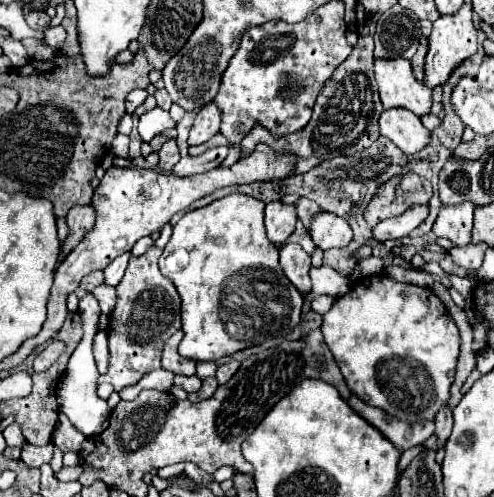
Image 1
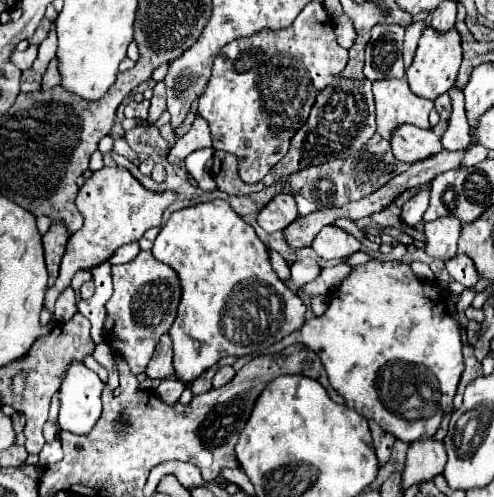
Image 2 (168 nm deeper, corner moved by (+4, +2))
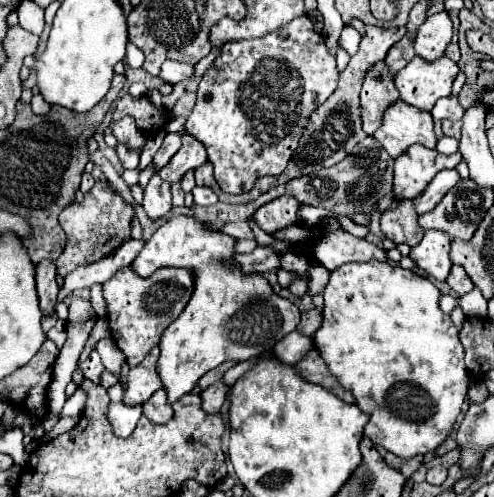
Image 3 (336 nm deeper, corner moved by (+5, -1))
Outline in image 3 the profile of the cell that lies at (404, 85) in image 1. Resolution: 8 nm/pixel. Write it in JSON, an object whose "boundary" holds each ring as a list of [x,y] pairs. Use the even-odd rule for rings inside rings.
{"boundary":[[[403,101],[393,103],[385,111],[383,125],[377,129],[375,139],[393,159],[397,159],[401,153],[405,153],[405,149],[415,143],[429,149],[435,149],[437,145],[431,113],[409,107]]]}

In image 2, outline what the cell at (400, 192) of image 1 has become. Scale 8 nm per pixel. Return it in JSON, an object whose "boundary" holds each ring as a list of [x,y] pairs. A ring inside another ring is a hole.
{"boundary":[[[414,188],[414,190],[406,190],[406,192],[402,192],[402,194],[398,196],[398,200],[394,200],[394,204],[390,204],[388,208],[384,208],[382,212],[372,214],[370,218],[372,218],[378,226],[394,226],[394,228],[402,228],[402,230],[406,230],[410,236],[414,236],[414,238],[422,238],[416,230],[412,230],[412,228],[404,228],[402,222],[400,222],[400,208],[402,208],[402,204],[404,204],[410,196],[414,196],[418,190],[420,190],[420,188]]]}

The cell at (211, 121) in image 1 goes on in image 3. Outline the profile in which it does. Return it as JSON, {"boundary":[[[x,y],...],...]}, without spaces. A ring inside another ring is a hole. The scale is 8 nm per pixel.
{"boundary":[[[183,135],[183,145],[181,149],[173,155],[173,159],[169,161],[169,165],[165,165],[159,175],[161,179],[165,179],[167,183],[177,183],[181,181],[181,177],[187,173],[187,171],[193,171],[197,169],[199,165],[203,165],[207,161],[207,151],[205,147],[193,139],[191,135]]]}

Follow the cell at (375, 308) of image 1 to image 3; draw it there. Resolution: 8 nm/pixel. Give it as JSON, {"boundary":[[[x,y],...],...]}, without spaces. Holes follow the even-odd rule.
{"boundary":[[[381,261],[347,263],[331,273],[323,293],[323,325],[311,339],[341,387],[351,391],[357,407],[369,415],[365,435],[375,445],[405,459],[427,455],[443,445],[455,429],[469,389],[463,345],[451,317],[439,309],[439,297],[439,289],[429,279],[421,279],[403,267]]]}

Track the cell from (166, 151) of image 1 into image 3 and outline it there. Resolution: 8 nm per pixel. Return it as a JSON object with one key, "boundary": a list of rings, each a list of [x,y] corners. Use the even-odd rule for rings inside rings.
{"boundary":[[[153,175],[143,195],[143,209],[151,221],[165,217],[171,211],[171,185],[159,175]]]}

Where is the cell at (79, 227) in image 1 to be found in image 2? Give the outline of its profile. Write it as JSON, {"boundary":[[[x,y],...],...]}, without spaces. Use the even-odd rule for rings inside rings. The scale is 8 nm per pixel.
{"boundary":[[[52,224],[48,234],[42,236],[42,244],[44,244],[44,256],[46,256],[46,266],[48,266],[48,286],[54,284],[56,276],[58,276],[58,268],[60,268],[60,260],[64,256],[66,244],[70,240],[70,232],[66,228],[66,224]]]}

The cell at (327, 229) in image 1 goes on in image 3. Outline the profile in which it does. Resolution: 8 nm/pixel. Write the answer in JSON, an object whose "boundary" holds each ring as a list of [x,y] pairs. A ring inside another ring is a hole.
{"boundary":[[[341,229],[327,231],[319,243],[315,245],[315,259],[329,271],[345,265],[345,263],[361,263],[361,261],[387,261],[387,251],[377,247],[365,239],[357,239]]]}

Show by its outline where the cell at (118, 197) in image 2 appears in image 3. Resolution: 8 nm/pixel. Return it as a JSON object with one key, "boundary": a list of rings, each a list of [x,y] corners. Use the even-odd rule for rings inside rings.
{"boundary":[[[107,181],[95,183],[89,193],[85,193],[85,199],[81,203],[69,205],[65,211],[59,215],[59,223],[67,235],[67,245],[59,259],[55,261],[57,273],[65,277],[79,265],[89,265],[95,263],[103,257],[107,257],[111,251],[115,251],[123,239],[131,235],[131,221],[133,221],[135,209],[131,203],[125,203],[123,197],[111,189]]]}

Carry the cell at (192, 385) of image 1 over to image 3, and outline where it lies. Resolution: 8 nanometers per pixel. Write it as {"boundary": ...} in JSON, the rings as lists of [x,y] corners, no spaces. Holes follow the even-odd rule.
{"boundary":[[[159,389],[153,393],[153,397],[143,405],[143,415],[161,425],[161,423],[167,423],[171,417],[173,417],[173,409],[171,405],[167,403],[167,395],[165,395],[165,389]]]}

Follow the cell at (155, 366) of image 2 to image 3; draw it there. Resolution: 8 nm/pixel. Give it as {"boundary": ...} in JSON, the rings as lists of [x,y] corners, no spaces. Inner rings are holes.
{"boundary":[[[159,347],[151,349],[149,355],[127,373],[127,389],[123,385],[123,403],[125,405],[143,405],[149,401],[149,397],[161,389],[161,379],[157,375],[157,359],[159,359]]]}

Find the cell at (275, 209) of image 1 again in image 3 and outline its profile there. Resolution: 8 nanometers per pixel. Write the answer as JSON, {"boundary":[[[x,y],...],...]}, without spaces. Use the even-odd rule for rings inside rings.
{"boundary":[[[281,195],[263,207],[259,207],[253,215],[257,225],[265,233],[275,233],[279,229],[285,229],[297,221],[297,211],[299,211],[299,201],[291,195]]]}

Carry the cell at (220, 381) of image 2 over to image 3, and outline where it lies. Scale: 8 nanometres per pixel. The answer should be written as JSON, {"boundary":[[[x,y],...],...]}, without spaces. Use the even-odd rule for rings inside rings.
{"boundary":[[[223,381],[213,383],[213,387],[207,387],[201,393],[201,405],[203,405],[203,409],[209,411],[209,413],[221,411],[221,407],[225,405],[225,399],[227,399],[227,391],[229,389],[223,385]]]}

